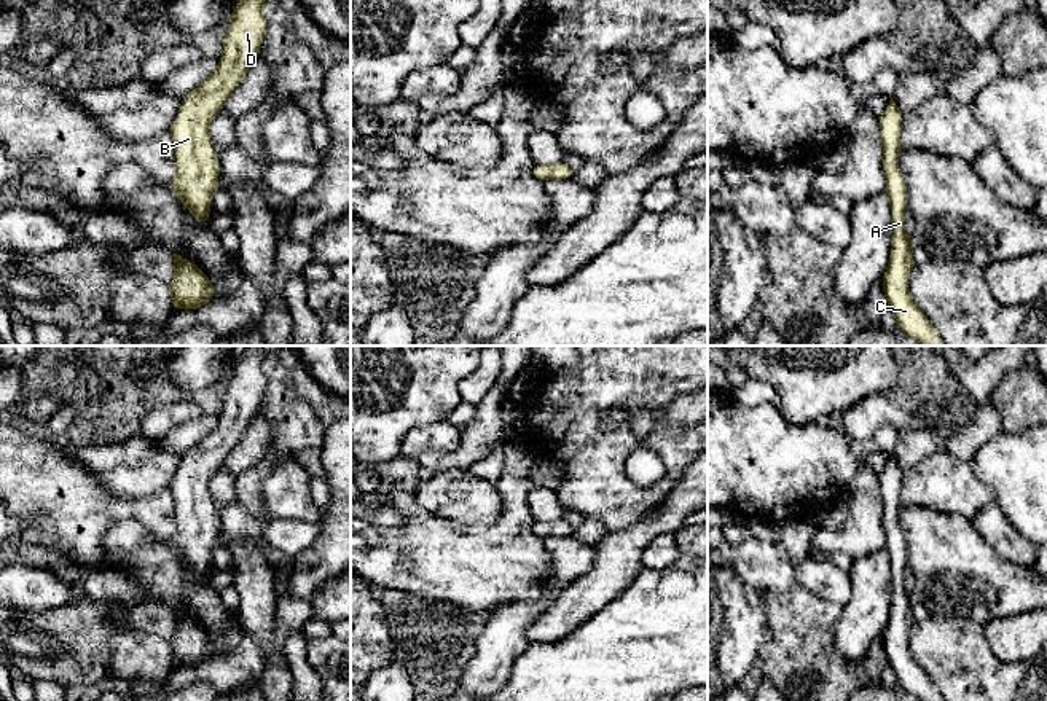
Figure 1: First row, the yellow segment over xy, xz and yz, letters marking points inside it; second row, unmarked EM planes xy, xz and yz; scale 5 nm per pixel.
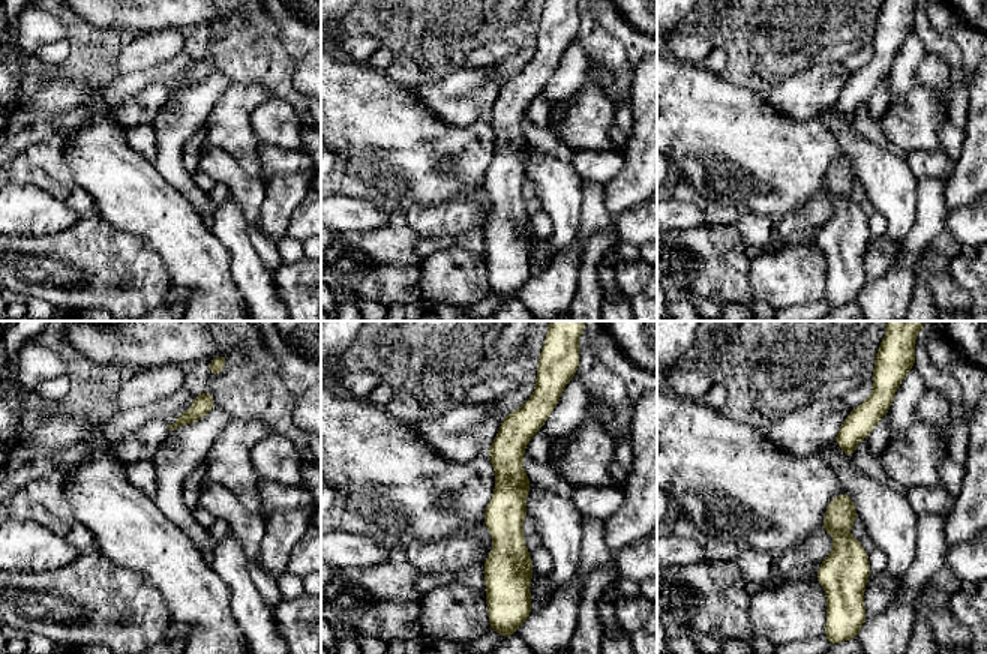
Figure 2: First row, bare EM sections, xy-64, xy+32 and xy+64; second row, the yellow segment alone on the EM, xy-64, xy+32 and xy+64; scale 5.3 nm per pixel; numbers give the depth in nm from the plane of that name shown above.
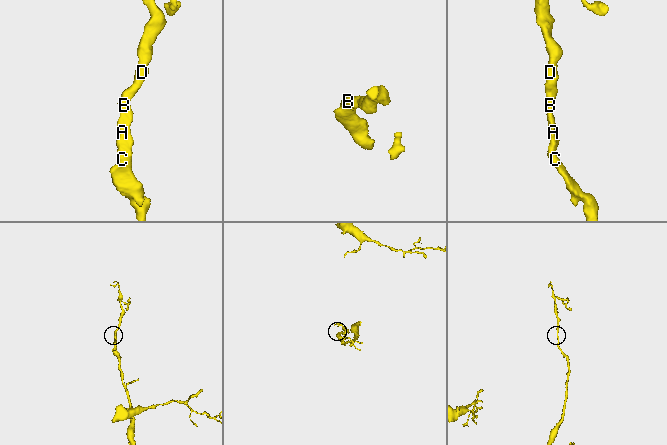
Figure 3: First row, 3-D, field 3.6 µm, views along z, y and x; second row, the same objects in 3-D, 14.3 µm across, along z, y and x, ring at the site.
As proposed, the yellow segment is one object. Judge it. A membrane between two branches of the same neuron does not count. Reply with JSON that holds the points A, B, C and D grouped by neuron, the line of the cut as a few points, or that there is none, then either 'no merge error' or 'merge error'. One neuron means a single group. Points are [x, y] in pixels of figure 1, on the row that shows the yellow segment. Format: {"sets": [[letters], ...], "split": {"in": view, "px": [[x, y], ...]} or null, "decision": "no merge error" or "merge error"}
{"sets": [["A", "B", "C", "D"]], "split": null, "decision": "no merge error"}

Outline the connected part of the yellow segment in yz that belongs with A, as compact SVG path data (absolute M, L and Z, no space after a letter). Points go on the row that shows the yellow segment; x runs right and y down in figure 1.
M892 97L884 113L878 118L883 142L883 170L886 175L886 193L891 202L894 220L894 236L891 244L891 258L883 276L883 293L888 309L896 315L897 327L907 336L920 341L923 346L945 346L939 331L916 307L908 292L908 276L915 266L915 241L904 231L904 212L907 207L907 185L897 164L900 151L900 127L904 113L897 108Z

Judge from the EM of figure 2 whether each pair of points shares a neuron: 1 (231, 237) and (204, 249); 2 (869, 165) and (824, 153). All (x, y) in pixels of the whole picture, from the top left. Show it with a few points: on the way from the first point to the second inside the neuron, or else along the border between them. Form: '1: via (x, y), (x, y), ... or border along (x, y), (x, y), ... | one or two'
1: border along (209, 230), (230, 257), (233, 276) | two
2: border along (824, 125), (834, 135), (845, 155) | two

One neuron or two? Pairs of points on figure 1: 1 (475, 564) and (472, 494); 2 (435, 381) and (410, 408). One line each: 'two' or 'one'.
1: two
2: one

